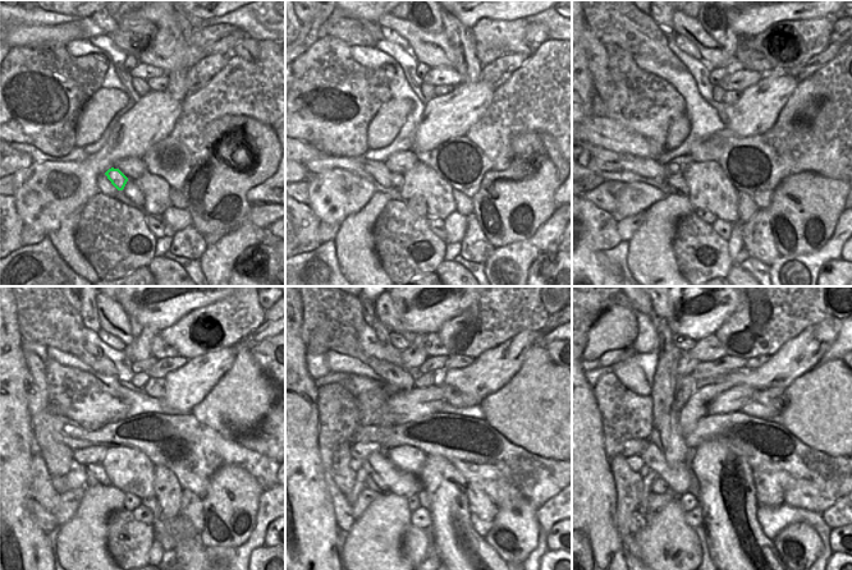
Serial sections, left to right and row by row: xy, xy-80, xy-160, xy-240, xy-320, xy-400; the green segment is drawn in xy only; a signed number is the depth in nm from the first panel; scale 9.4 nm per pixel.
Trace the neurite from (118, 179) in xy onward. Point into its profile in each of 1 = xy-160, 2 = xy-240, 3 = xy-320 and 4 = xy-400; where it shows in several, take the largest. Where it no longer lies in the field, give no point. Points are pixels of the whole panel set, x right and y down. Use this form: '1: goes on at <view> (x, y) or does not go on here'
1: goes on at xy-160 (677, 180)
2: goes on at xy-240 (96, 470)
3: goes on at xy-320 (403, 483)
4: goes on at xy-400 (678, 477)

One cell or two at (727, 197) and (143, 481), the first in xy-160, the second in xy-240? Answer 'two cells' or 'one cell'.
one cell

